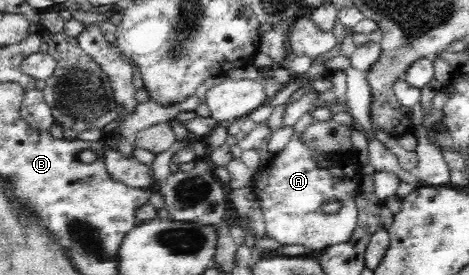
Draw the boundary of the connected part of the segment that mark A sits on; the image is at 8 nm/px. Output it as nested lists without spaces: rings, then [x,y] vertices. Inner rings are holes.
[[[311,109],[304,113],[292,126],[294,135],[288,144],[278,152],[270,168],[264,168],[256,182],[254,193],[262,206],[266,220],[266,232],[278,244],[302,244],[307,250],[320,250],[335,244],[347,243],[356,229],[359,218],[357,204],[354,204],[354,190],[358,190],[361,176],[356,172],[354,152],[346,154],[320,154],[313,148],[304,146],[301,132],[315,120]],[[316,160],[328,160],[328,168],[316,168]],[[329,198],[336,198],[341,210],[336,214],[326,214],[319,209]]]

